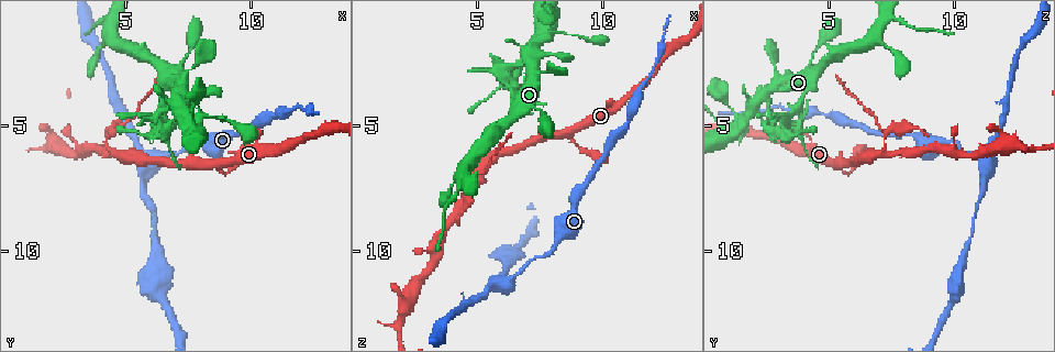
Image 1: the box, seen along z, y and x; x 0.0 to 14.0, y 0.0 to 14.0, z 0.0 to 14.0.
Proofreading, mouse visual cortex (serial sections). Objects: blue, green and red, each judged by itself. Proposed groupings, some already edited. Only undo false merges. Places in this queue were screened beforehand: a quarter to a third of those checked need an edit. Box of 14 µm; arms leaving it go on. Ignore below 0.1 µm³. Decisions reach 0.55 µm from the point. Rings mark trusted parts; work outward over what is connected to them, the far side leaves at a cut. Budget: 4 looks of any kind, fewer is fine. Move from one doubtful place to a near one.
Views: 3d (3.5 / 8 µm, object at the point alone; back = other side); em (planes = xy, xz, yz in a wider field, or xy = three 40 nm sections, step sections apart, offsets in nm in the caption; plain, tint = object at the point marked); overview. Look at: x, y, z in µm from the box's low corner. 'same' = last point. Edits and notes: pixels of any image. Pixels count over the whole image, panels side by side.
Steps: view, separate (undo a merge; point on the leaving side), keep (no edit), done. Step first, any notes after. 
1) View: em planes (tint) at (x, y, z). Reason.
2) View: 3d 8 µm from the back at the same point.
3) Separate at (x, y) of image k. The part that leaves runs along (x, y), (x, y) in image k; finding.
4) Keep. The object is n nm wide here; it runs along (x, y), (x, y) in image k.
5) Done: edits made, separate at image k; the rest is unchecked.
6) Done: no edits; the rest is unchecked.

View: 3d 3.5 µm at (6.6, 4.7, 3.5). Touches itself.

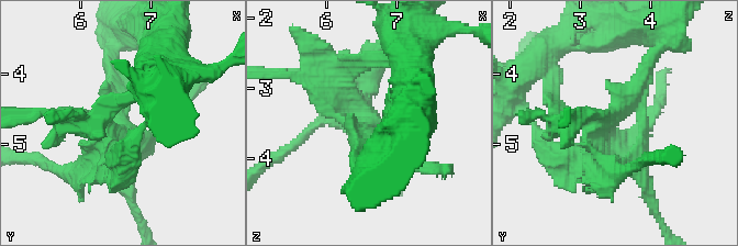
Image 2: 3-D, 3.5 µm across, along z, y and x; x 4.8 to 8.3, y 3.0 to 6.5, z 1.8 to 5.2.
Separate at (601, 182) of image 2. The part that leaves runs along (657, 51), (634, 91), (643, 145) in image 2; a second cell is stuck on.

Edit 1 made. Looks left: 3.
View: 3d 3.5 µm at (8.0, 2.3, 2.8). Thick turns thin.

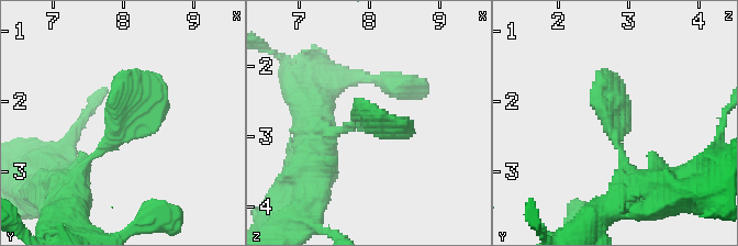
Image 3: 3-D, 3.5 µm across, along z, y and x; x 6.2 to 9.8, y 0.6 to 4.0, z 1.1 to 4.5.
View: em xy step 1 (tint) at (8.05, 2.30, 2.85). Shape alone is not enough.

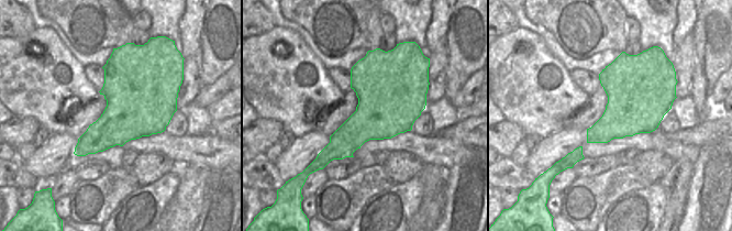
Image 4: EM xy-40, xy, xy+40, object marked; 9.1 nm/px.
View: em xy step 3 (tint) at the same point.

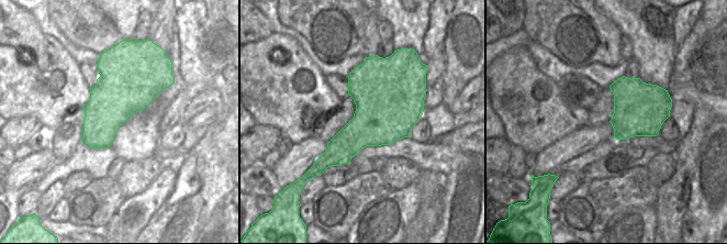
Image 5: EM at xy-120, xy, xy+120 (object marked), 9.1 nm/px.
Keep. It runs along (633, 178), (599, 70) in image 3; one cell here.

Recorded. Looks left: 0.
Done: edits made, separate at image 2; the rest is unchecked.

